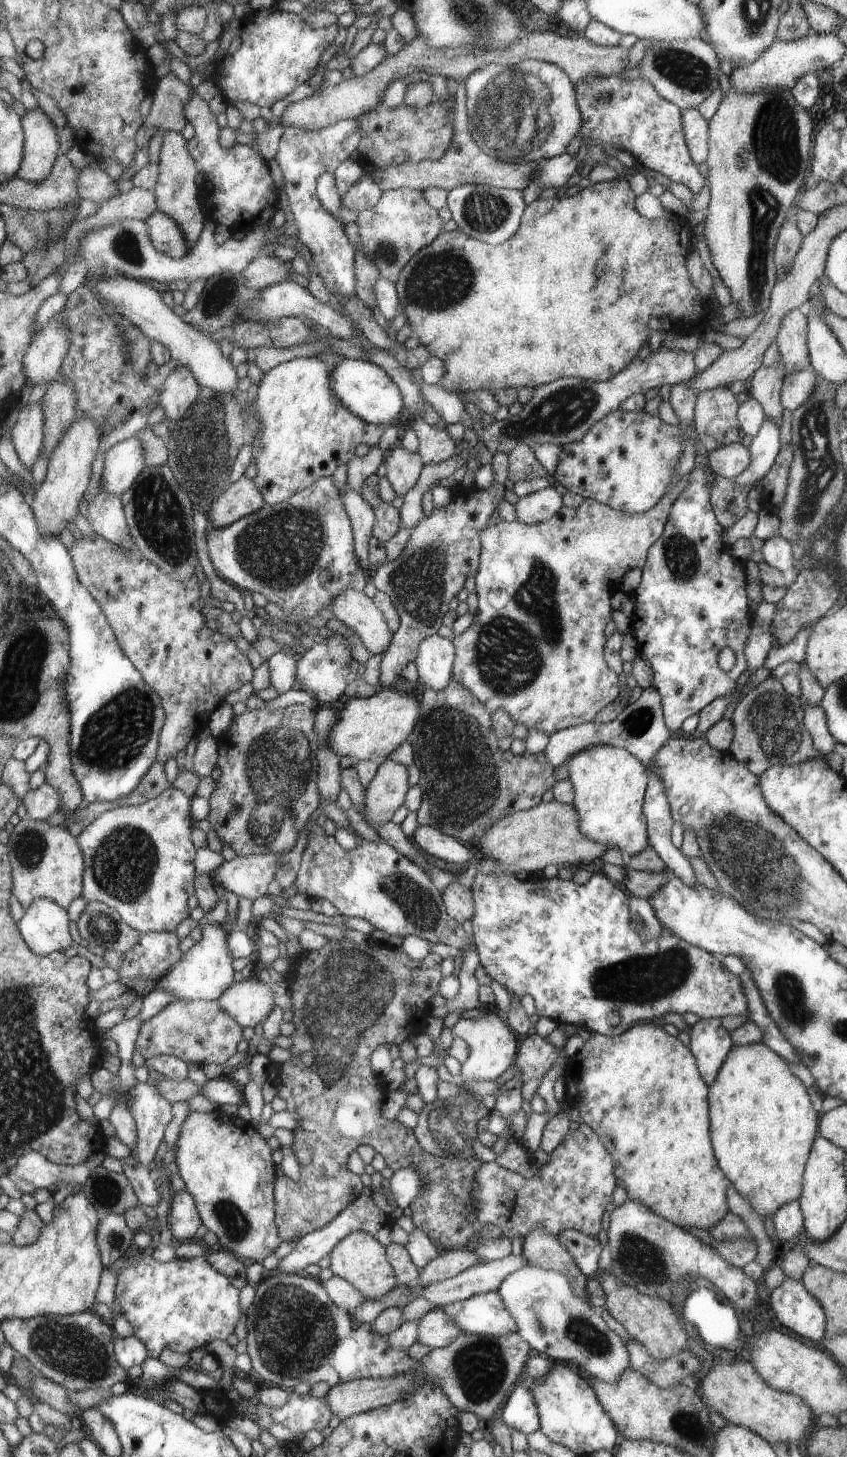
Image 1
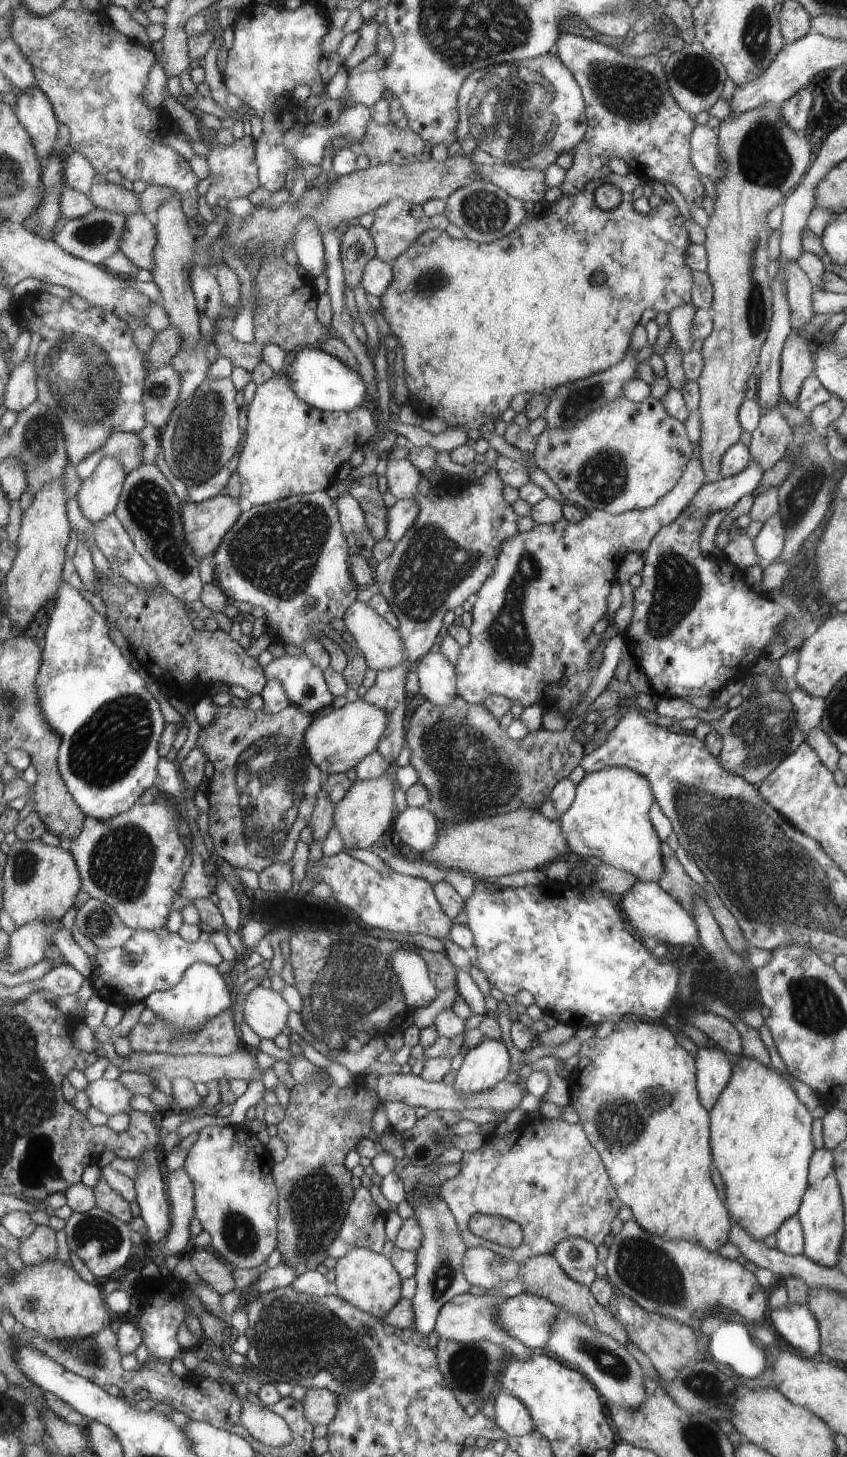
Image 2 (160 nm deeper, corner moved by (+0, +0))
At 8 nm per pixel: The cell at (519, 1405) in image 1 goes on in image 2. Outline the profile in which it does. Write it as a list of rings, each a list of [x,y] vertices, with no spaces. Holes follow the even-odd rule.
[[[506,1392],[494,1396],[495,1414],[493,1421],[509,1437],[519,1437],[532,1433],[536,1428],[533,1417],[521,1399]]]

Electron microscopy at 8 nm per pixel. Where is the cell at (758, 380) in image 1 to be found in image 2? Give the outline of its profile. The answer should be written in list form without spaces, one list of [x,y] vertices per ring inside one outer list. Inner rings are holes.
[[[777,407],[762,413],[759,425],[752,431],[751,444],[747,446],[750,451],[751,460],[756,461],[763,471],[768,470],[787,454],[792,440],[793,430]]]

